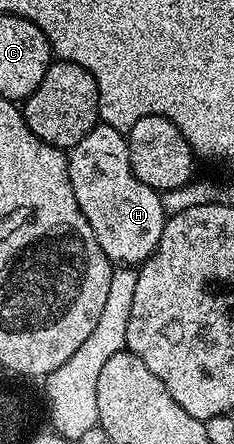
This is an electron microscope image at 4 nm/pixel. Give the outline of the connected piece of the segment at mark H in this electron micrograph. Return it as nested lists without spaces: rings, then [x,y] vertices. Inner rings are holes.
[[[105,123],[96,124],[77,146],[69,149],[67,169],[73,186],[73,194],[77,198],[77,206],[81,206],[81,214],[93,226],[93,234],[97,234],[97,246],[115,266],[139,266],[149,259],[161,242],[163,228],[167,225],[168,213],[163,211],[163,198],[154,192],[137,174],[133,174],[133,166],[129,166],[129,146],[124,133]]]

